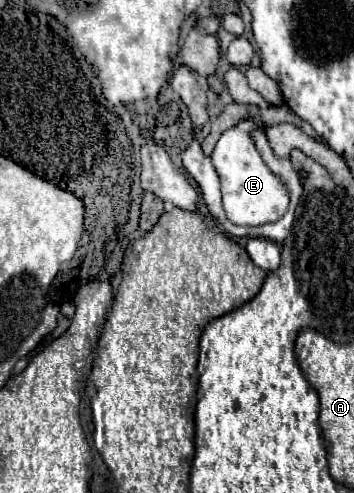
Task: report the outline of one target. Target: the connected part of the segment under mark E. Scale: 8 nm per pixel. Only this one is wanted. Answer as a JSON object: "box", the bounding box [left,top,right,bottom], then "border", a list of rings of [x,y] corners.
{"box":[210,119,290,227],"border":[[[244,119],[232,129],[224,131],[210,155],[220,175],[224,211],[234,225],[244,225],[244,227],[256,227],[278,221],[290,205],[288,187],[280,177],[276,177],[268,169],[262,155],[256,151],[254,141],[250,139],[250,129],[254,129],[254,121]]]}

